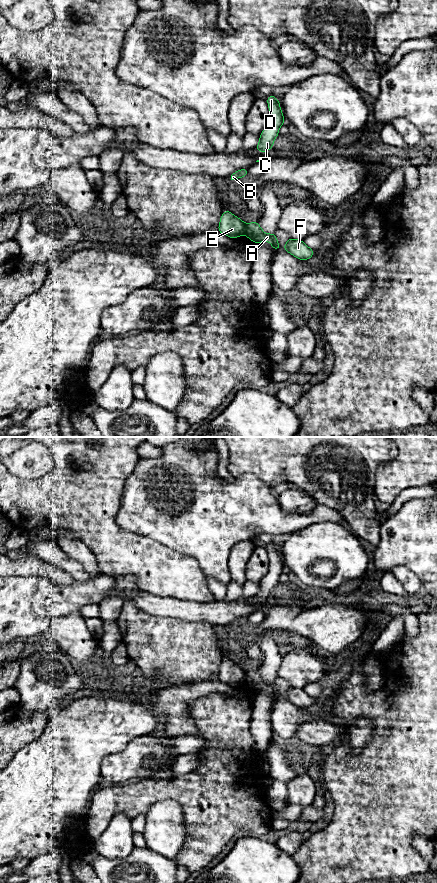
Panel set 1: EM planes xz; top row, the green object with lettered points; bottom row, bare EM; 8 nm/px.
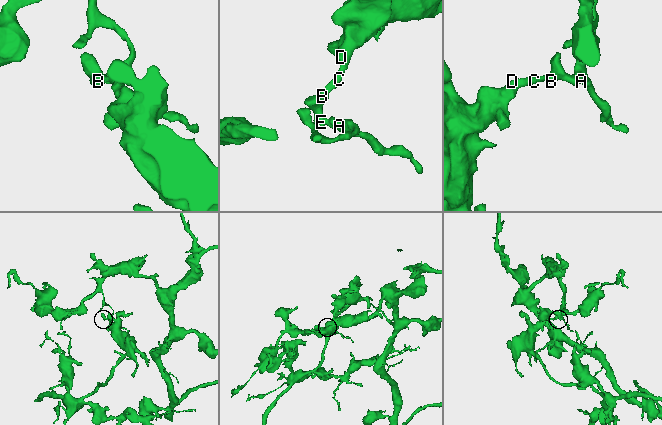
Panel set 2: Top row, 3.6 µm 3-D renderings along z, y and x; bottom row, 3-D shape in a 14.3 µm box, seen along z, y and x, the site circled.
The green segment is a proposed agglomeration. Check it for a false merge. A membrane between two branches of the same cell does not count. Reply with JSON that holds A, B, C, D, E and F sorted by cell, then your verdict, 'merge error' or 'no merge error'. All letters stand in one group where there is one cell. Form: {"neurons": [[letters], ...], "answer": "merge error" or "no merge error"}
{"neurons": [["A", "F"], ["B", "C", "D", "E"]], "answer": "merge error"}

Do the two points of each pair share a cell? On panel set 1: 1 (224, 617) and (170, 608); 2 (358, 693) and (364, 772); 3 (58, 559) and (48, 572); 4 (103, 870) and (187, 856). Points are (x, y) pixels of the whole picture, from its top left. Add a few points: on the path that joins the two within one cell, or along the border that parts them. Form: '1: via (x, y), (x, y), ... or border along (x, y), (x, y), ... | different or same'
1: via (211, 612), (183, 610) | same
2: via (377, 713), (381, 717), (381, 752) | same
3: border along (33, 553), (59, 566), (72, 578) | different
4: border along (174, 860), (178, 866) | different

